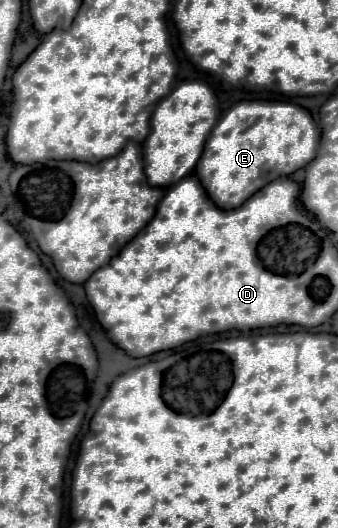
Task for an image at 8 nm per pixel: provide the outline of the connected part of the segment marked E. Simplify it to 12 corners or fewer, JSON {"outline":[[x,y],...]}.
{"outline":[[240,101],[194,169],[236,209],[316,155],[310,113]]}

